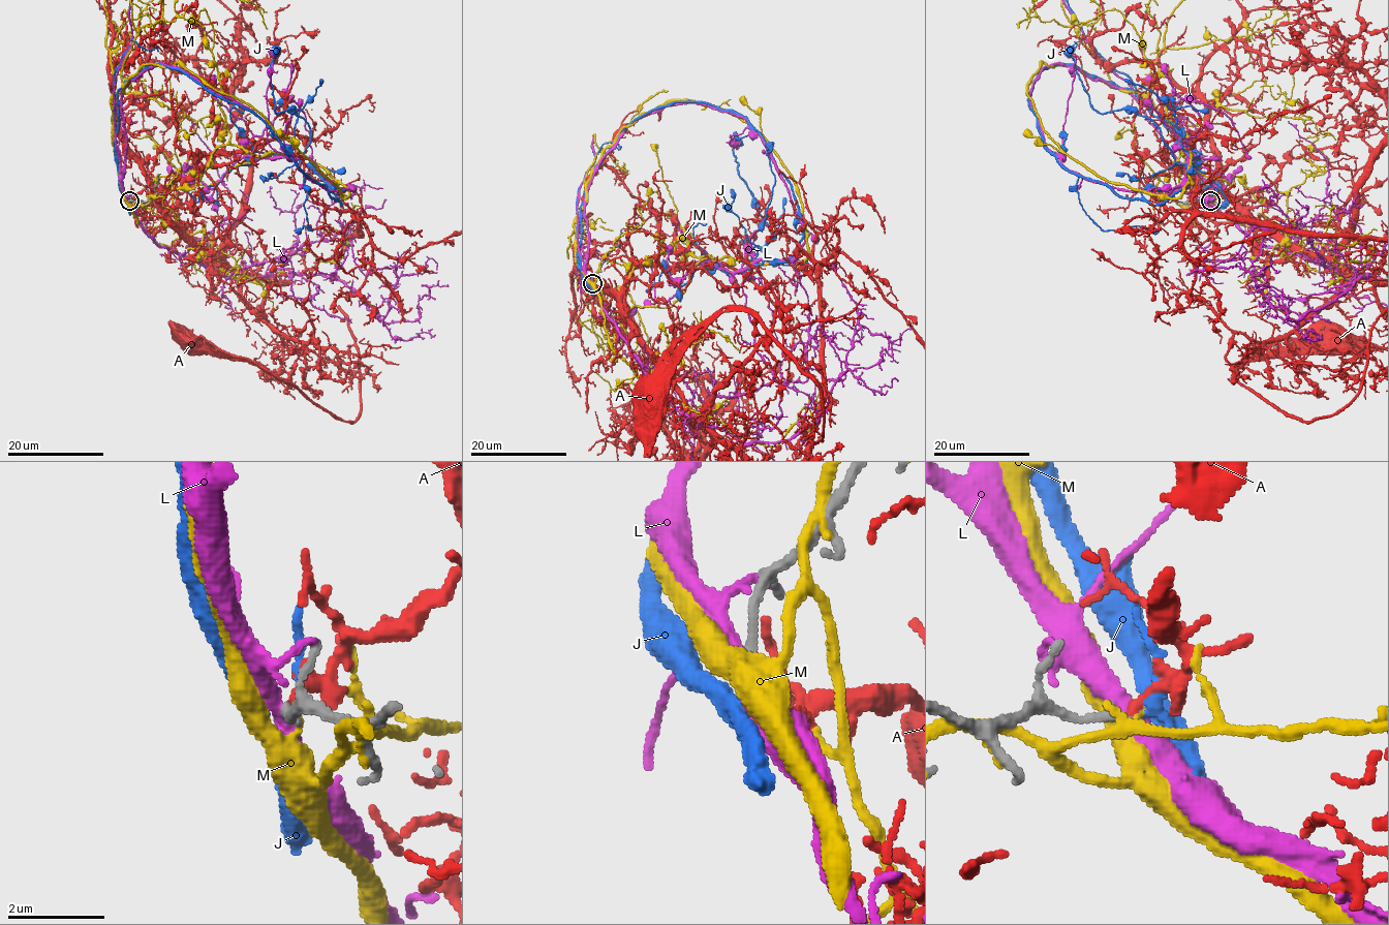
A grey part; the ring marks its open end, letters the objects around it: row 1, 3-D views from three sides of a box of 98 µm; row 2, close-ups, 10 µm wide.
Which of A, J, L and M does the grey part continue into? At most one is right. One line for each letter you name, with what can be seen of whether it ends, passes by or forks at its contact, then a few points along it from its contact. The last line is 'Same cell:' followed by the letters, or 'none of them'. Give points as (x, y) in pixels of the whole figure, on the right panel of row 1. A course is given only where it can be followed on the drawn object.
J: It passes by
Same cell: J

